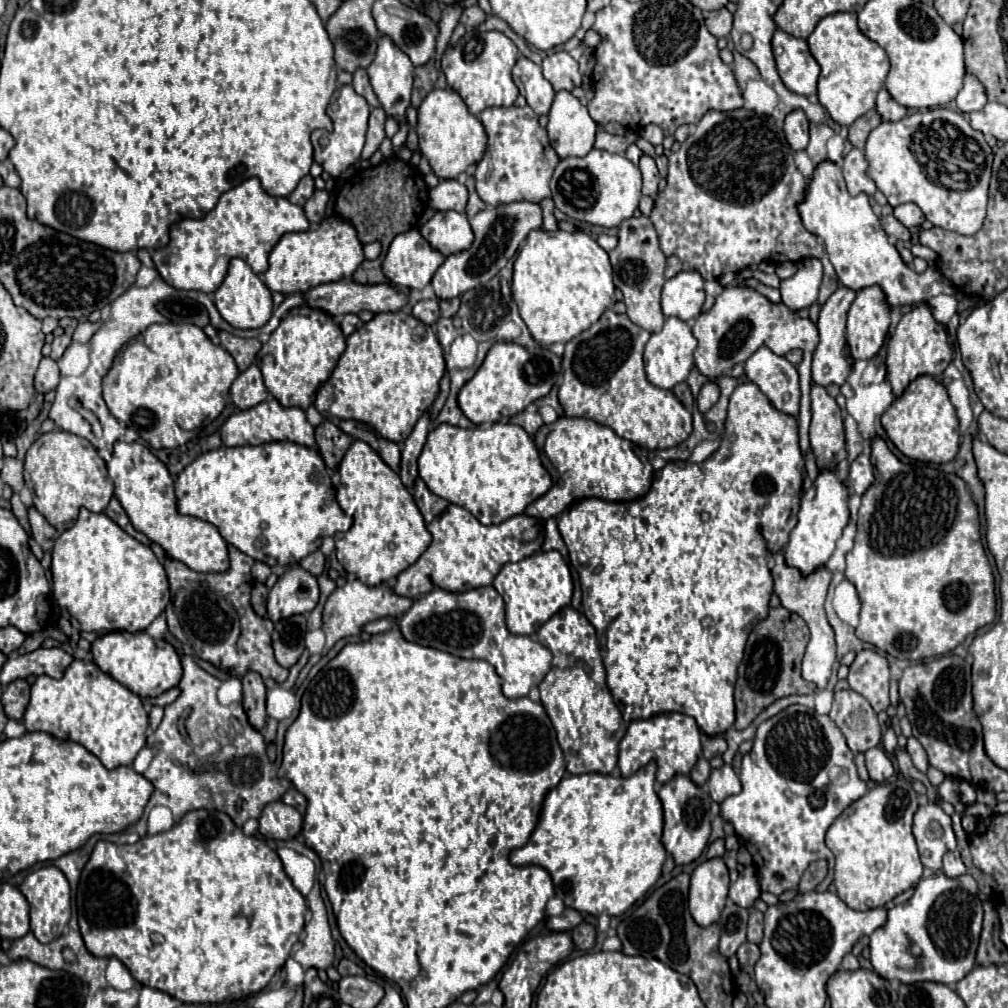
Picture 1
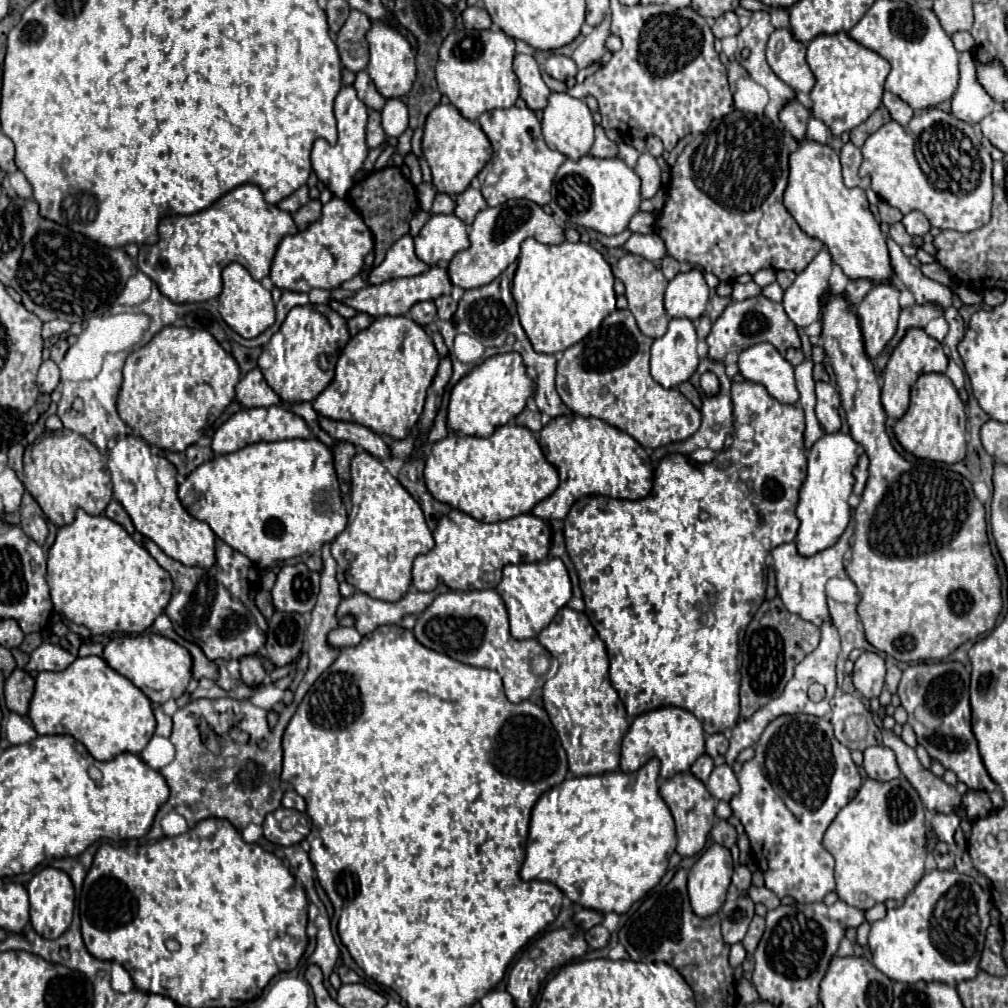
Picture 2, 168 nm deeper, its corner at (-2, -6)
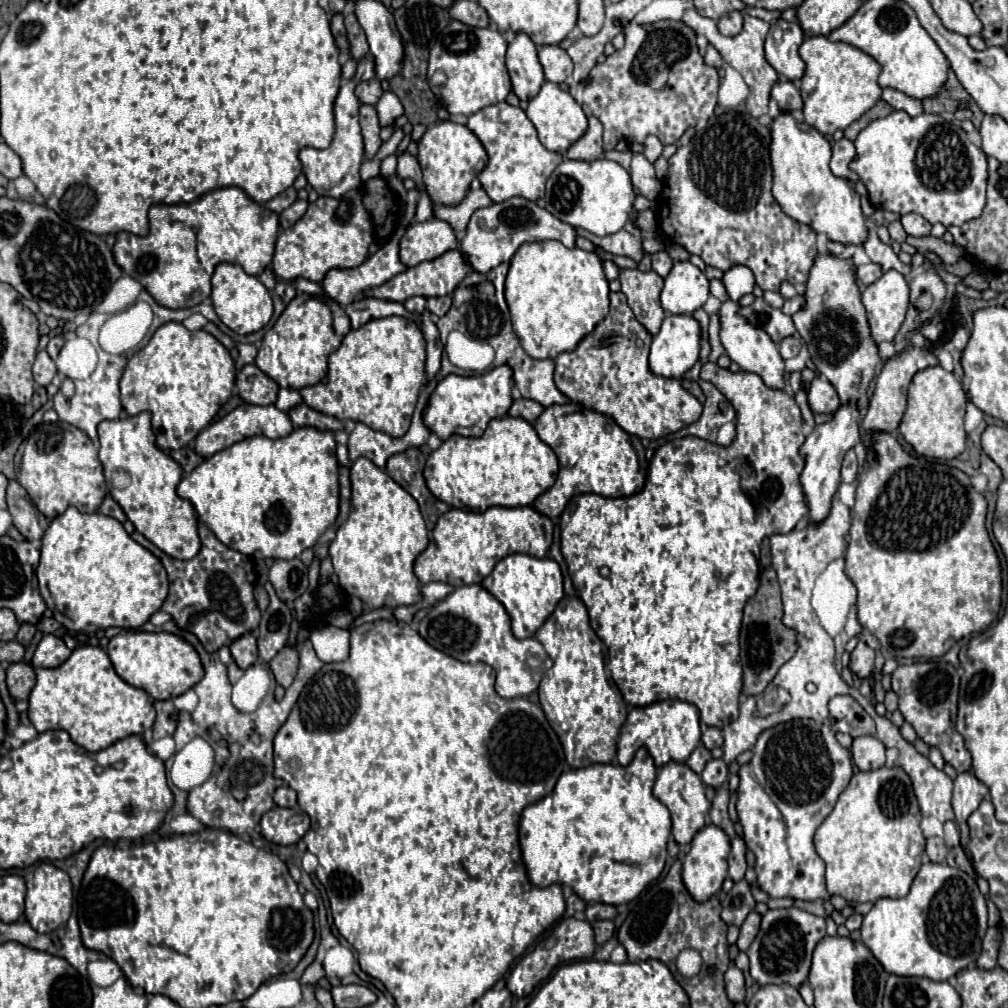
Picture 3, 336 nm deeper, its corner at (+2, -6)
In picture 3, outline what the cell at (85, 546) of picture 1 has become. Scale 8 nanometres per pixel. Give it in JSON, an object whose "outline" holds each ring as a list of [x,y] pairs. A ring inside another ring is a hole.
{"outline":[[[74,506],[56,516],[44,532],[36,576],[54,618],[76,632],[95,633],[110,626],[140,628],[160,610],[168,594],[162,562],[134,542],[116,518],[100,512],[82,514]]]}

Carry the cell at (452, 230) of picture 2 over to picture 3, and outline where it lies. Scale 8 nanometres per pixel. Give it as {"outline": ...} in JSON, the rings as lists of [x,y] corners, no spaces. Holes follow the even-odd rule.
{"outline":[[[444,220],[412,222],[400,240],[400,262],[410,268],[424,260],[434,260],[452,248],[456,248],[456,236]]]}

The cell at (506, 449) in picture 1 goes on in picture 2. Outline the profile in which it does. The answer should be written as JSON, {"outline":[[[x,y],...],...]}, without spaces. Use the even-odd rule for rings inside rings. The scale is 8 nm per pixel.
{"outline":[[[506,424],[506,426],[496,428],[494,434],[488,438],[448,434],[446,438],[438,440],[426,458],[424,482],[436,500],[466,512],[468,516],[476,518],[478,522],[490,524],[490,522],[504,522],[518,514],[530,512],[540,500],[548,498],[556,490],[558,472],[552,464],[548,464],[534,434],[528,428]]]}

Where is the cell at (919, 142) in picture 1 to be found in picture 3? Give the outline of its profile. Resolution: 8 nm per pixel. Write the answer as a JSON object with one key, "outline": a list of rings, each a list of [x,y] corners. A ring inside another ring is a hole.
{"outline":[[[894,110],[886,118],[872,120],[858,134],[854,146],[856,158],[850,162],[850,168],[860,176],[860,180],[868,188],[868,196],[874,208],[898,214],[916,212],[924,216],[930,224],[940,222],[944,226],[960,226],[982,214],[988,180],[986,154],[968,140],[958,120],[944,120],[940,114],[920,114],[912,118],[904,110]]]}

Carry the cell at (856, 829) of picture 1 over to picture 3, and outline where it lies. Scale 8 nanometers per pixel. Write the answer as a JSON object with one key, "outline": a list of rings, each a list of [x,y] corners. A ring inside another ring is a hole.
{"outline":[[[900,766],[856,772],[814,836],[816,852],[826,862],[828,894],[838,894],[848,902],[906,896],[924,854],[920,820],[912,782]]]}

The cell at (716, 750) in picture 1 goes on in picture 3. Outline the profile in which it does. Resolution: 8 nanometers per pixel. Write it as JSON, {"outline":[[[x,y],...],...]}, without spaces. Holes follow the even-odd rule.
{"outline":[[[706,726],[702,732],[702,742],[704,742],[704,746],[708,746],[708,750],[720,748],[722,746],[722,732],[714,726]]]}

